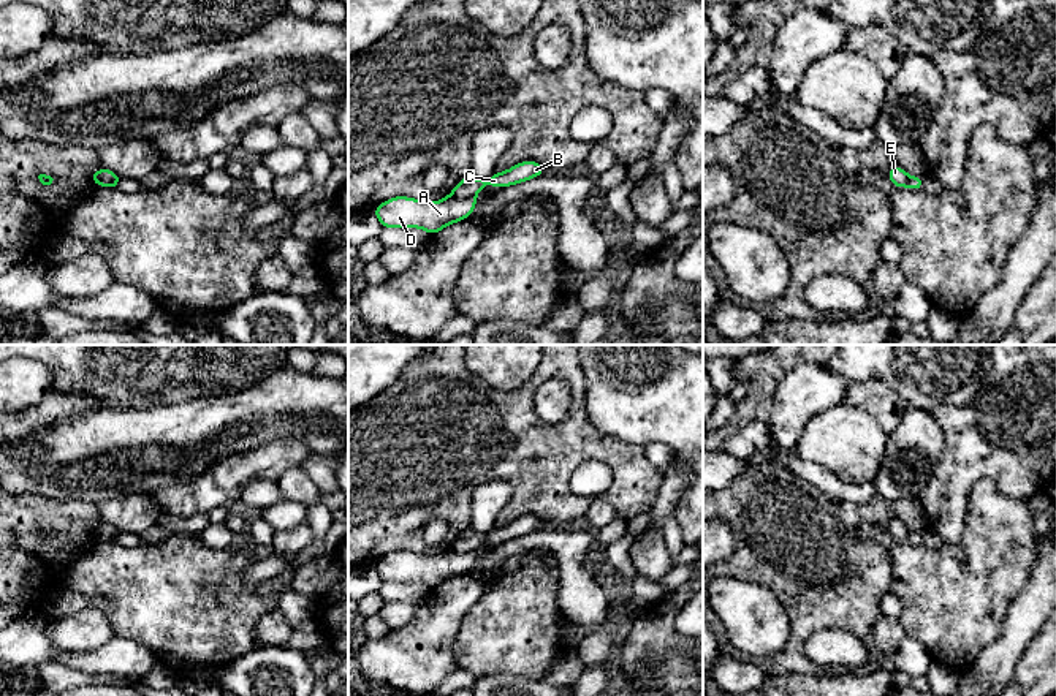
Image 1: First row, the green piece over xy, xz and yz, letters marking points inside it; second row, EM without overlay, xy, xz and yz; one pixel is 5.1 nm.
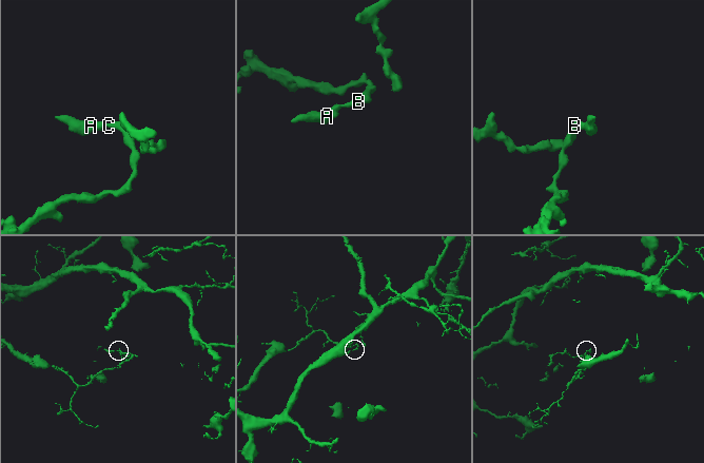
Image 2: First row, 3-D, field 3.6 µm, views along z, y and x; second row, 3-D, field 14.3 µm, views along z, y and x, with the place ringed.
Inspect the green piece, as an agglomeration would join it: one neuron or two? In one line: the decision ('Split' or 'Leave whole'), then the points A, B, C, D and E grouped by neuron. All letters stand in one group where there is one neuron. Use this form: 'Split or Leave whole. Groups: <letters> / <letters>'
Split. Groups: A D / B C E

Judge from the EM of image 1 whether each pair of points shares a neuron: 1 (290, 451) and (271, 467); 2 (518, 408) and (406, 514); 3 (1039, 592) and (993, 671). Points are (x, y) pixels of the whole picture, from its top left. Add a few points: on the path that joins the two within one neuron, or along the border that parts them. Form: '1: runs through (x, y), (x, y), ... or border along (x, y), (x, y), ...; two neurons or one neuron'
1: runs through (285, 453), (276, 462); one neuron
2: runs through (488, 429), (450, 465), (444, 465), (425, 484); one neuron
3: runs through (1029, 611), (1004, 652); one neuron

